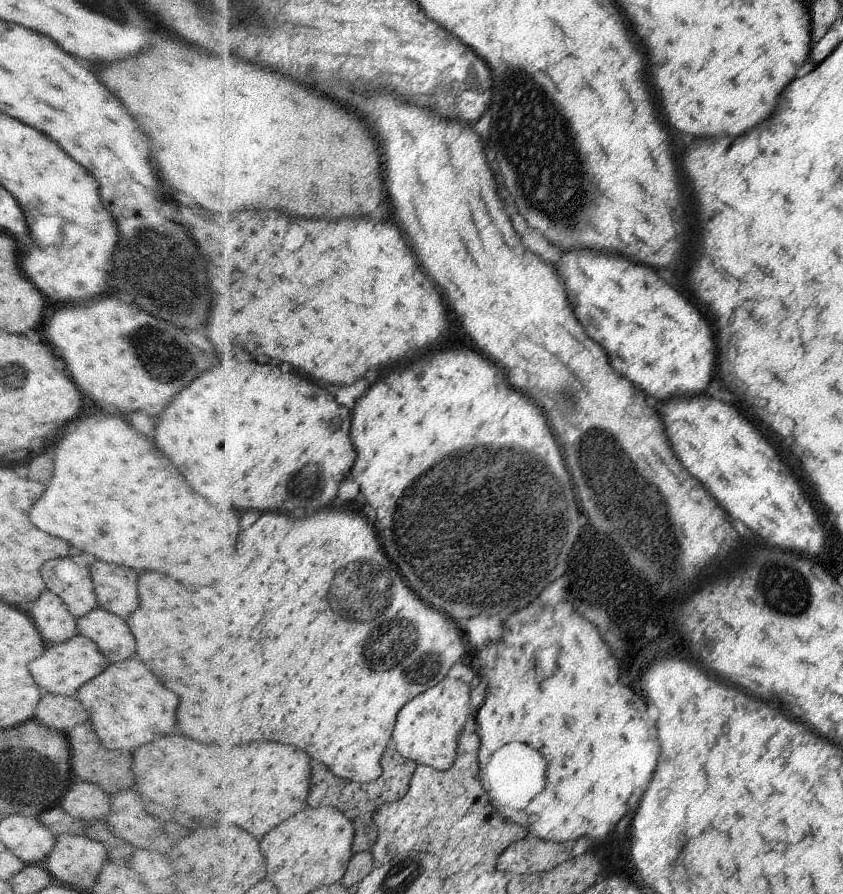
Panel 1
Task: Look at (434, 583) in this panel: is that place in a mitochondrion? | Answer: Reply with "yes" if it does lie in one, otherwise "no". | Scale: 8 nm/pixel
yes

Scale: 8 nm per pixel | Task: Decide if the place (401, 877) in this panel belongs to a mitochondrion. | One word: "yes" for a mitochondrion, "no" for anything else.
yes

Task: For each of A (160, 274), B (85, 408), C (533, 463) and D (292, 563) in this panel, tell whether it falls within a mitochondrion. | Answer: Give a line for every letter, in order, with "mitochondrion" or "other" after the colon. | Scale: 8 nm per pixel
A: mitochondrion
B: other
C: mitochondrion
D: other

